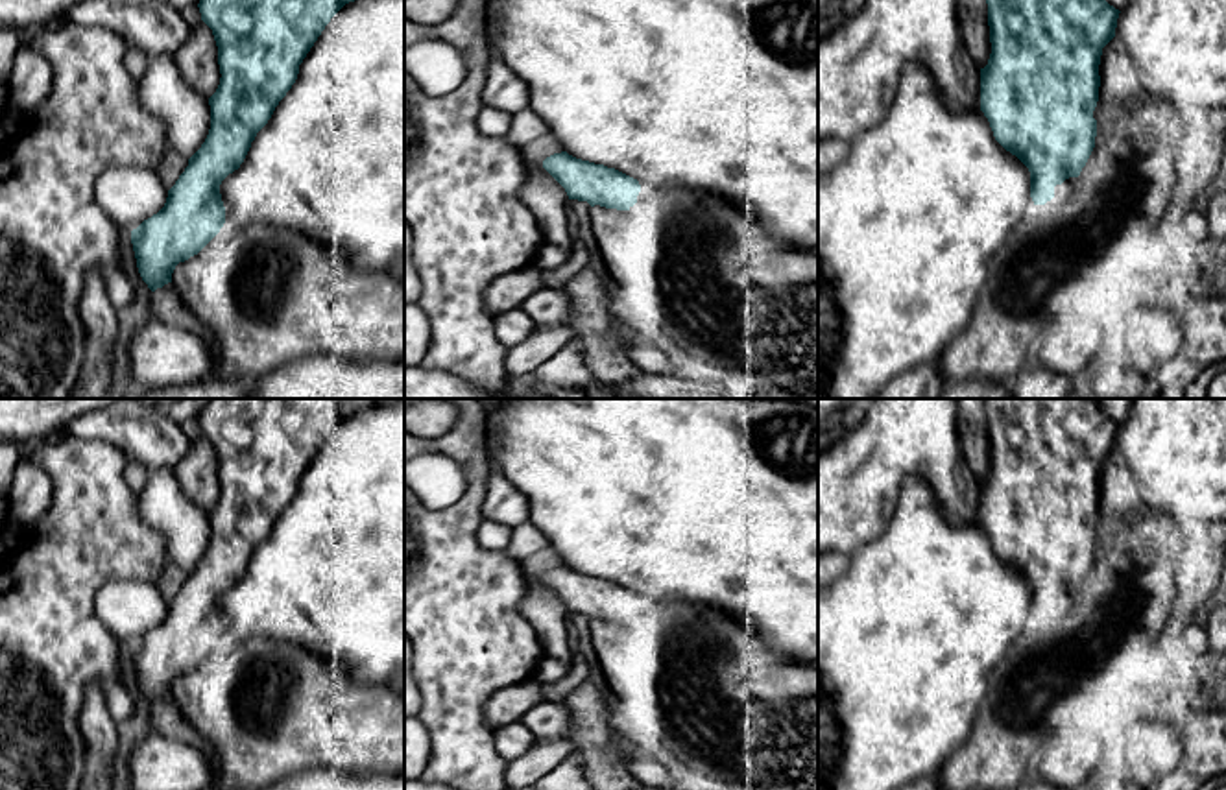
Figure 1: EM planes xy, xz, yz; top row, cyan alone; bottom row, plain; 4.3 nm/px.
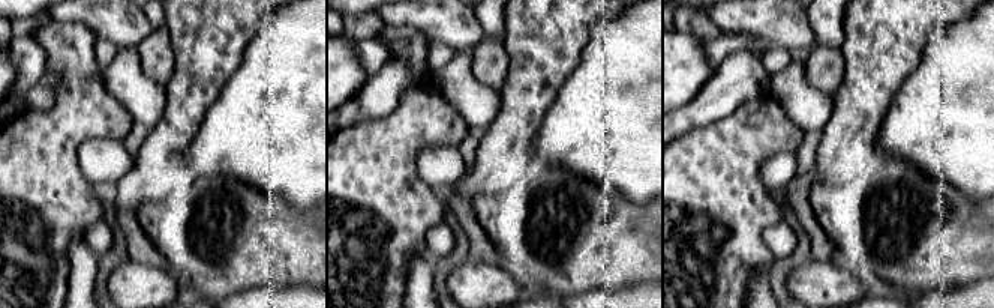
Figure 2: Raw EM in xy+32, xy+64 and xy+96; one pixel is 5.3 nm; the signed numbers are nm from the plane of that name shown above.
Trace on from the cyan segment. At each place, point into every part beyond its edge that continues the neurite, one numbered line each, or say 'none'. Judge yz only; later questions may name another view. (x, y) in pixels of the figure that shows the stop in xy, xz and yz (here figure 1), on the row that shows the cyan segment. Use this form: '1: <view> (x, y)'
none

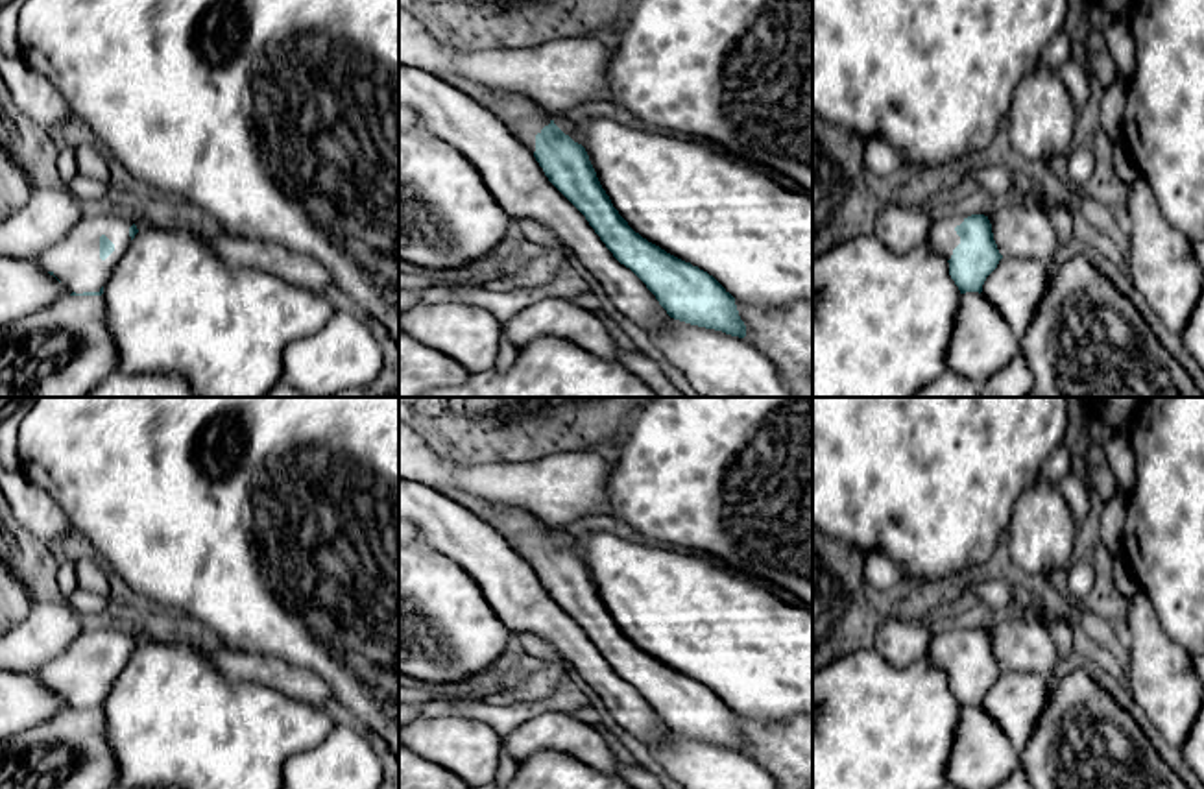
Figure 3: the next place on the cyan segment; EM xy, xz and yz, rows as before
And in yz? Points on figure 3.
1: yz (942, 237)

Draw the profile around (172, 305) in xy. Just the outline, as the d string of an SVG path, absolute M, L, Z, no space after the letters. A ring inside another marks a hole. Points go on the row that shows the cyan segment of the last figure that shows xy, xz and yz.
M187 227L138 231L103 285L105 331L113 336L120 373L166 373L185 379L194 397L262 397L283 375L290 342L321 331L336 309L319 294L255 268L231 268Z

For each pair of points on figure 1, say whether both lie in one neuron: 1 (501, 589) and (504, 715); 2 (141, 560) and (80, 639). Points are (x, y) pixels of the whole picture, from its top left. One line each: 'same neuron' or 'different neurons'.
1: different neurons
2: same neuron

